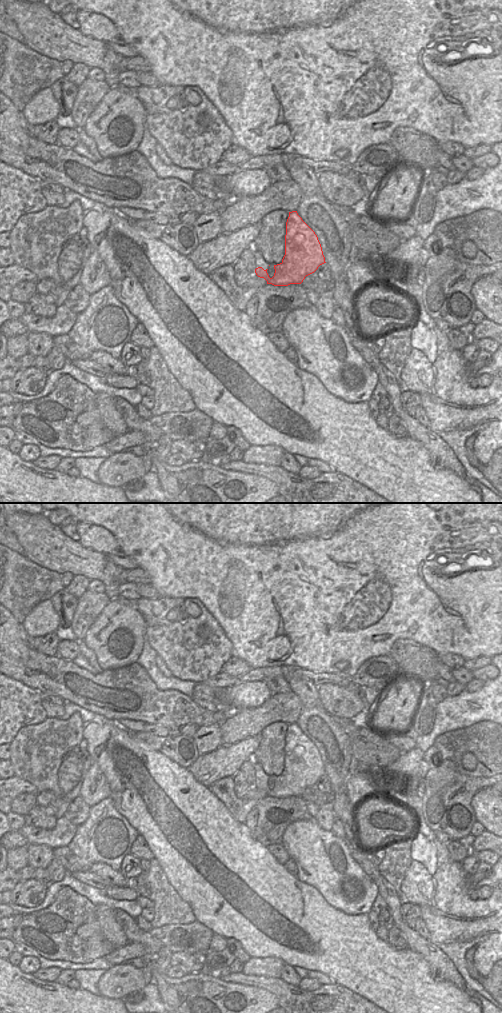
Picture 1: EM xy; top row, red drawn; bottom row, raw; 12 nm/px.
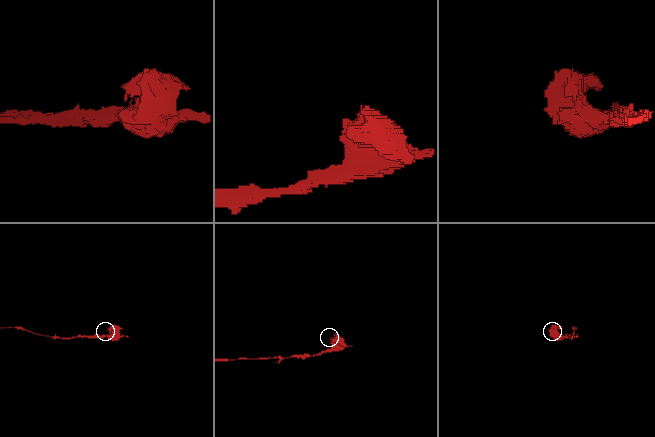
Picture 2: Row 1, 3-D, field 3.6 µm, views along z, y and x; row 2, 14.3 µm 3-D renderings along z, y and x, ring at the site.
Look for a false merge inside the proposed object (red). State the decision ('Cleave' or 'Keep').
Cleave.

